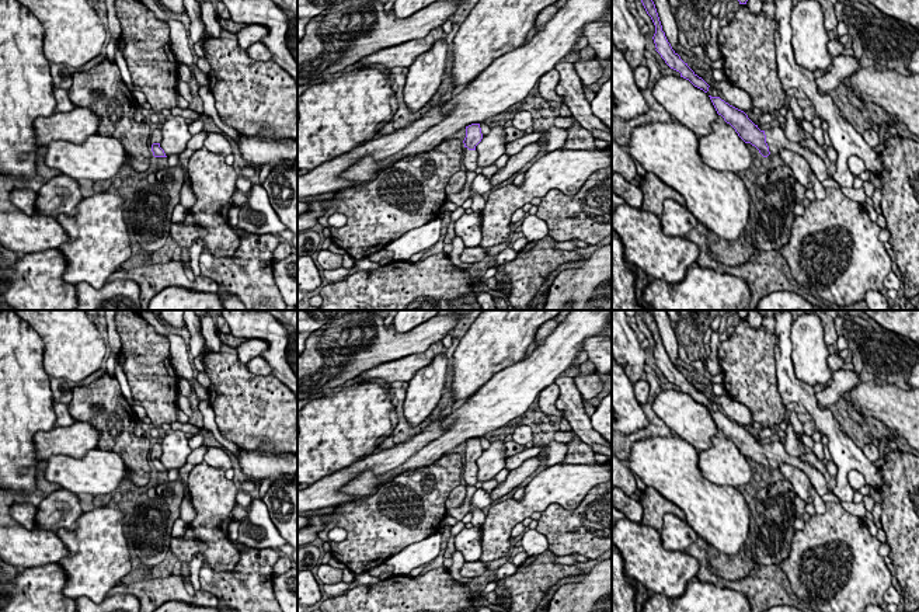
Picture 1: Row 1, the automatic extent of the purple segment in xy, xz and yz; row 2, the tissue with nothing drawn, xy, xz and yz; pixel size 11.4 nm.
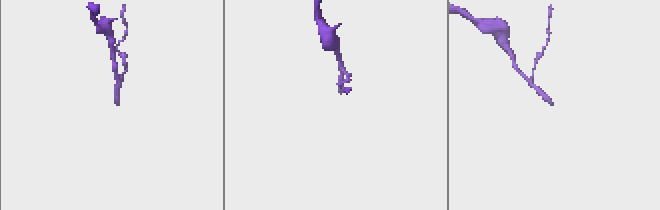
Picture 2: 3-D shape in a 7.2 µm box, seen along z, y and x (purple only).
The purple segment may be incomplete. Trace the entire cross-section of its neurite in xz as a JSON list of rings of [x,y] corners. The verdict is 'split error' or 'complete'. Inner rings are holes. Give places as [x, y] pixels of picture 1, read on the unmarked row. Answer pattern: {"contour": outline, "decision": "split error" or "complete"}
{"contour": [[[471,438],[466,441],[466,452],[463,455],[464,458],[464,469],[463,469],[463,479],[466,481],[466,486],[474,486],[477,480],[477,465],[476,460],[481,456],[483,448],[480,438]]], "decision": "split error"}

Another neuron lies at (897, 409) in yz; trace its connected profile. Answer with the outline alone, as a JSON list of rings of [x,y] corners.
[[[874,380],[859,383],[845,394],[863,417],[874,417],[890,432],[905,438],[919,451],[919,387],[904,390],[895,385]]]

